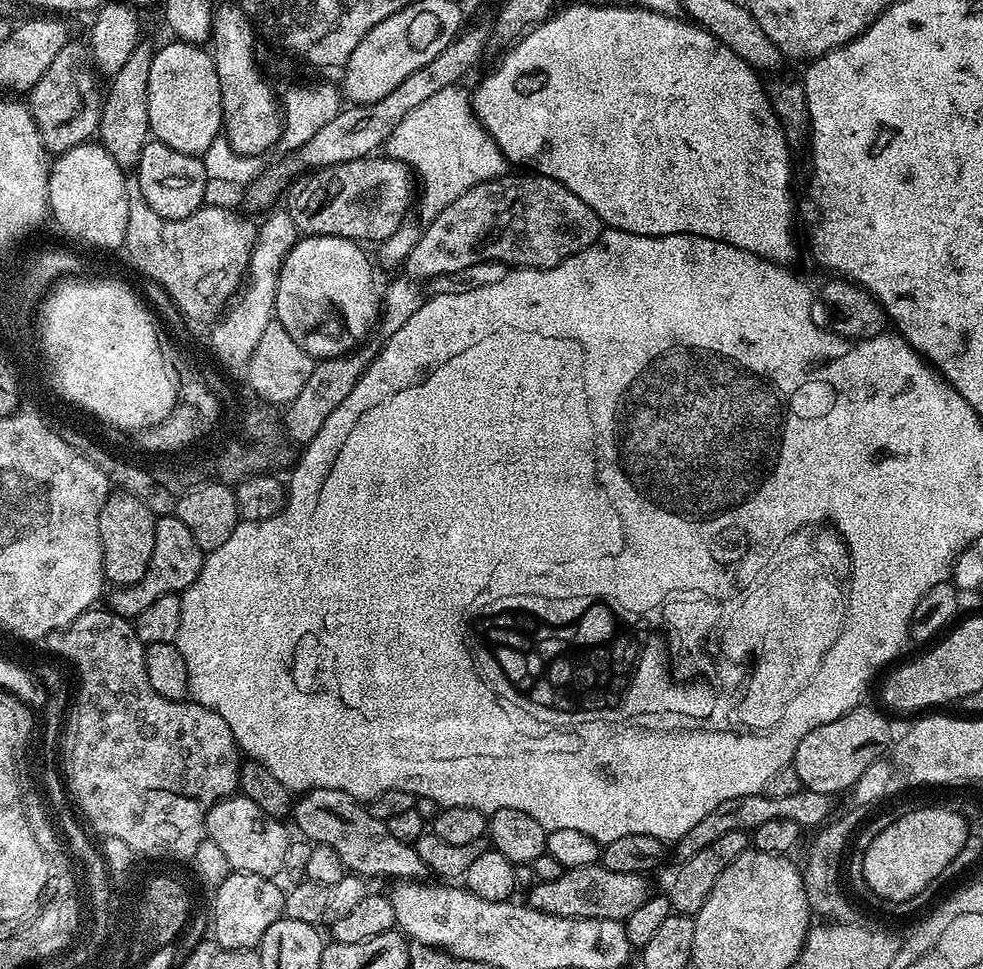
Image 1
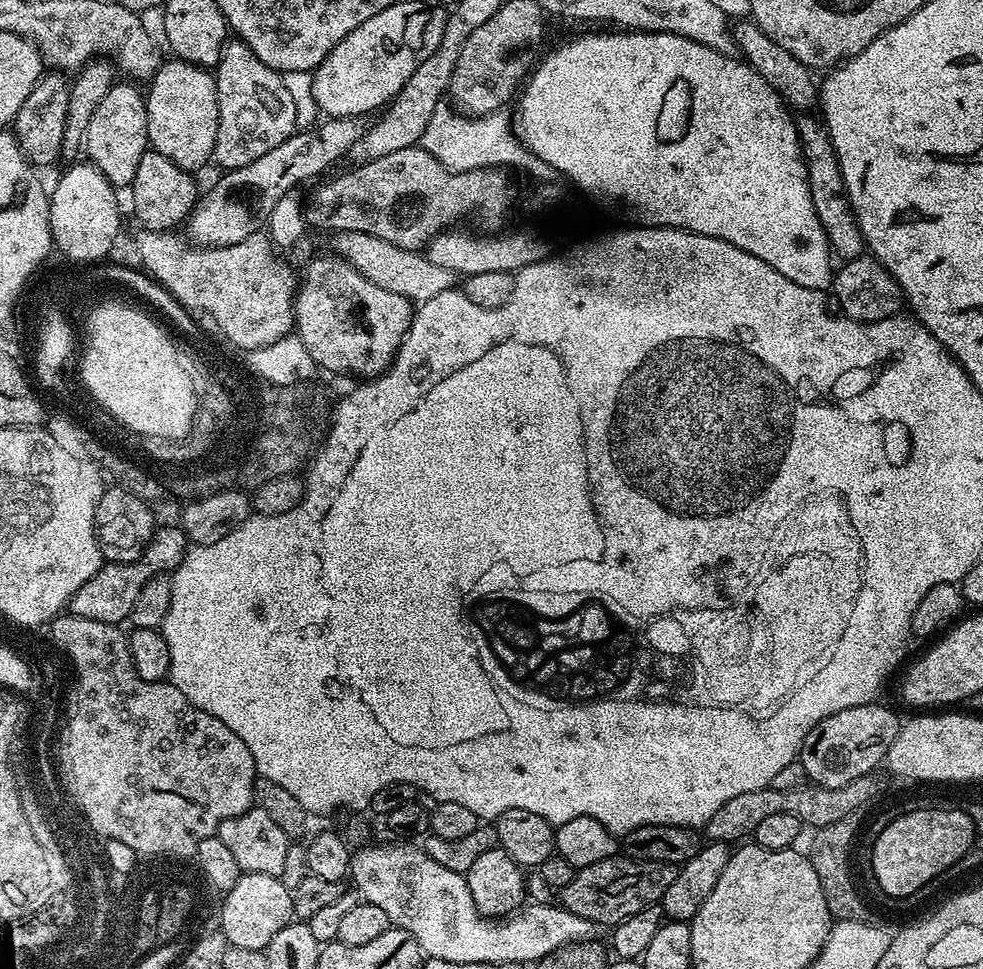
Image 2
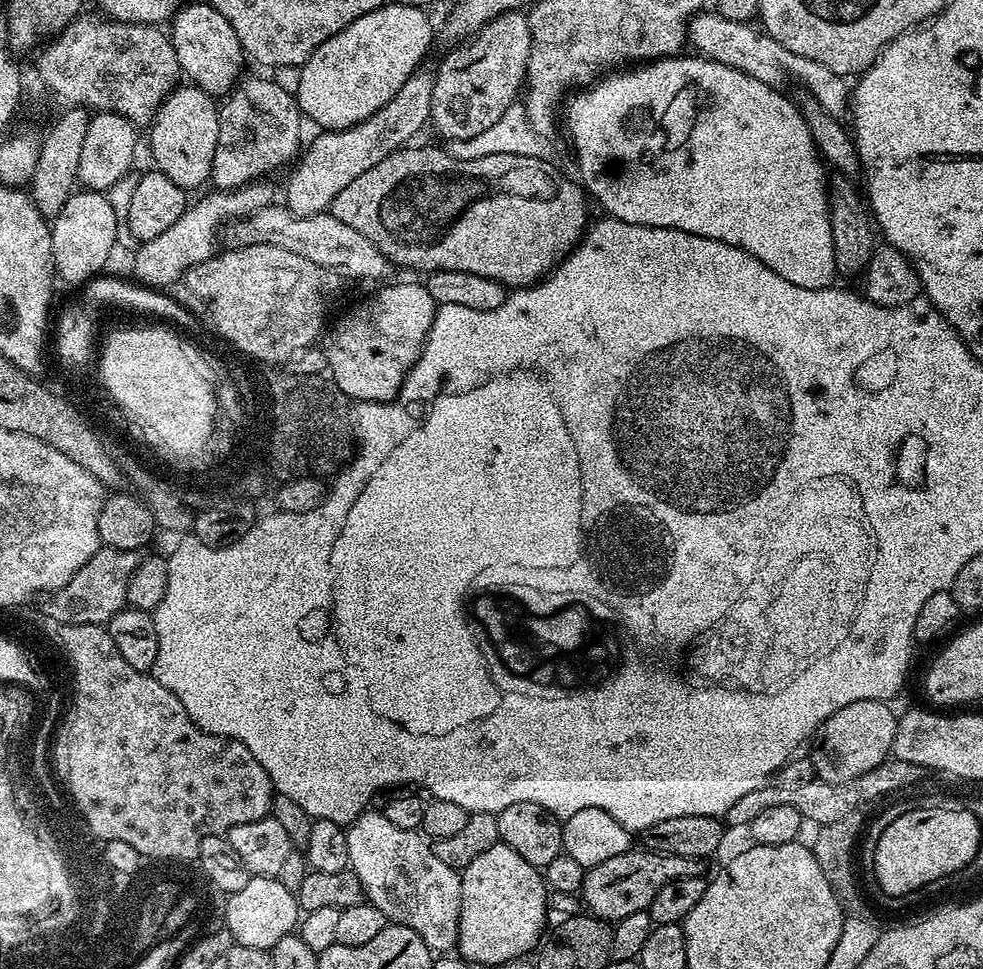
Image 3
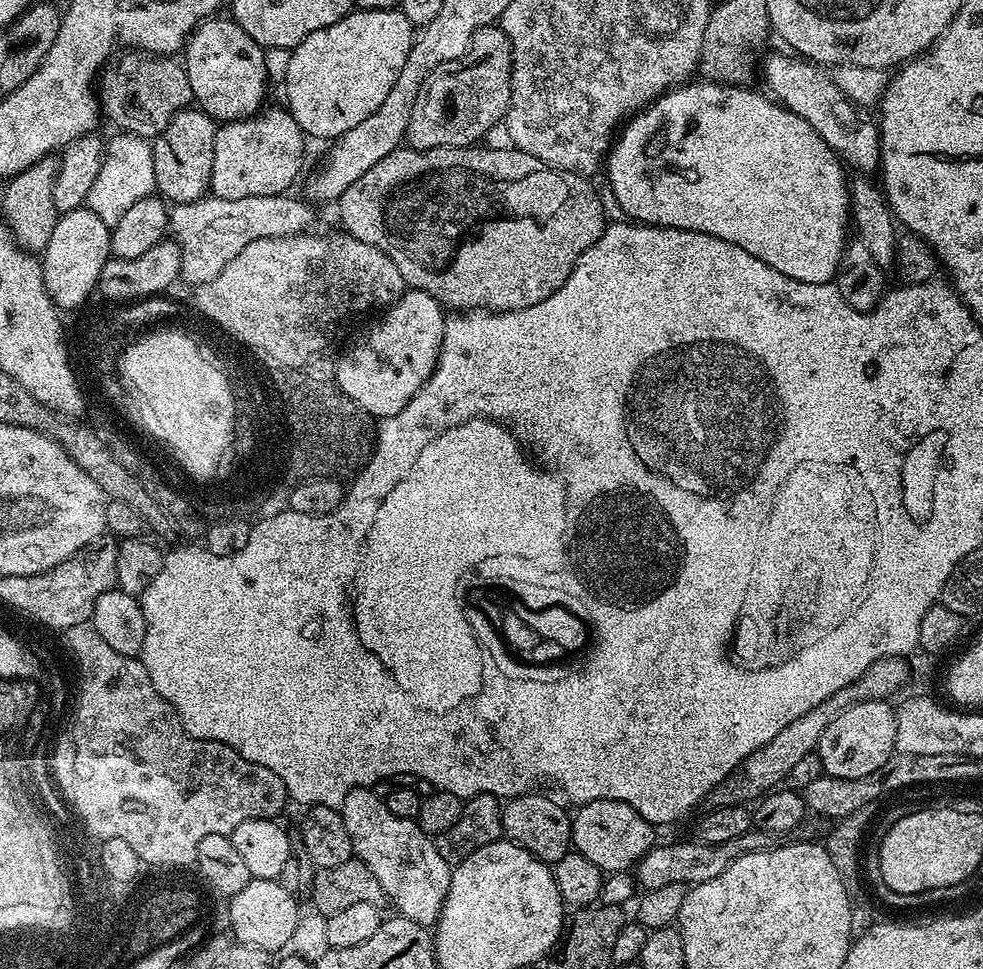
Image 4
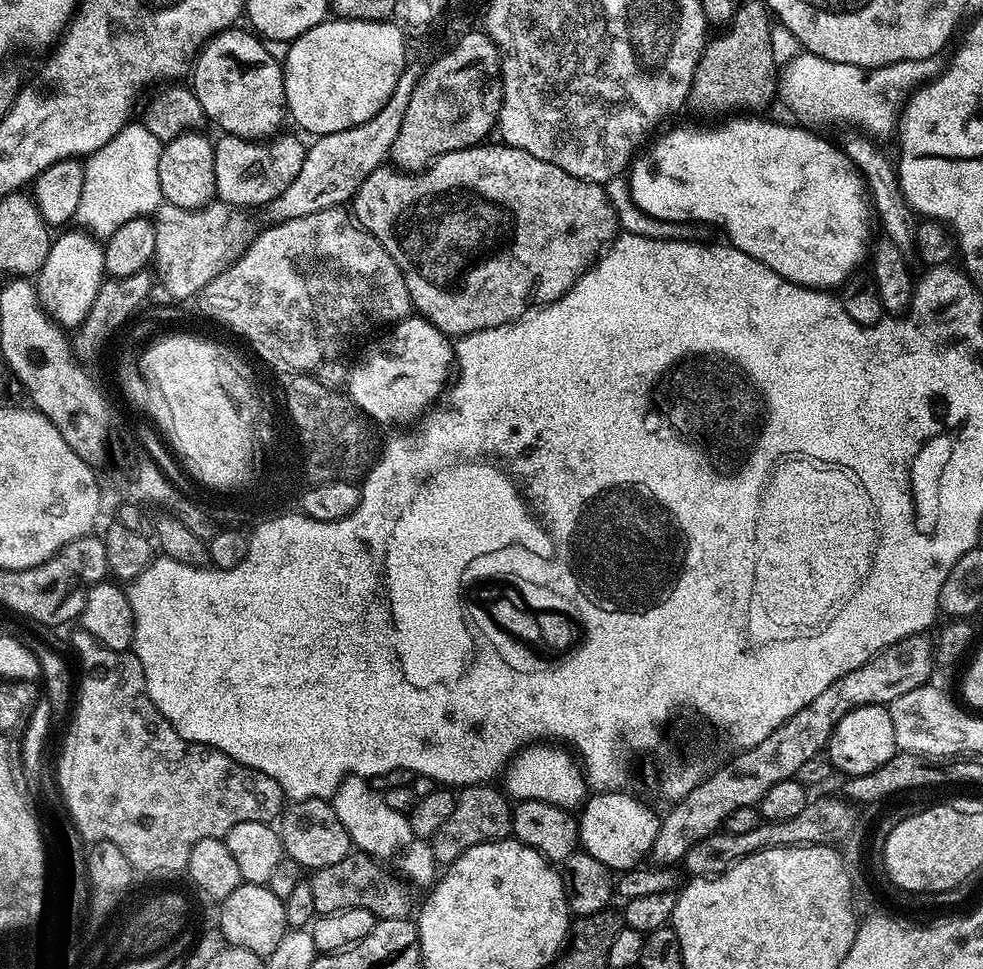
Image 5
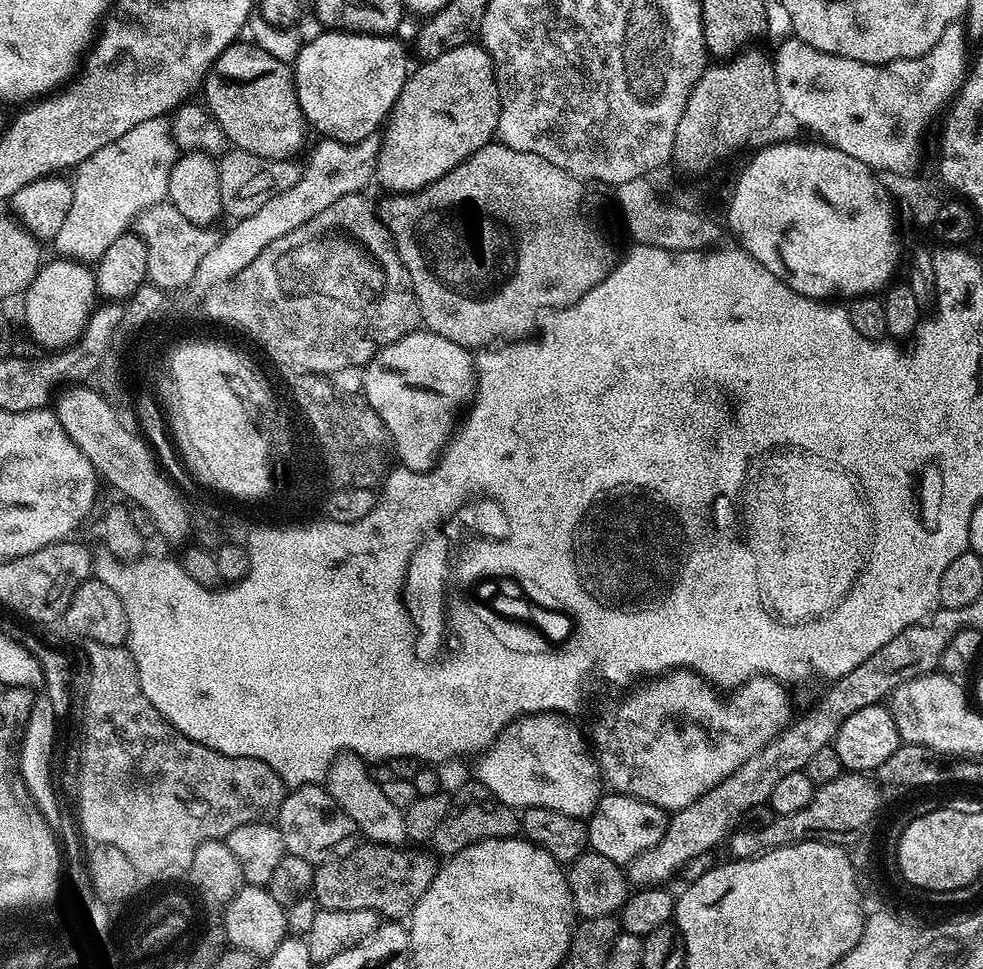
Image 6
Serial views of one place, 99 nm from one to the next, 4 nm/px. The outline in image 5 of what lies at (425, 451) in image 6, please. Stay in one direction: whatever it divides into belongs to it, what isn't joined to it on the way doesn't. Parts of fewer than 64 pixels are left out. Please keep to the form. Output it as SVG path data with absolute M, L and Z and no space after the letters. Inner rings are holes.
M407 316L372 342L346 387L359 408L376 412L383 419L408 420L415 412L427 413L435 400L445 395L454 372L454 344L423 316Z

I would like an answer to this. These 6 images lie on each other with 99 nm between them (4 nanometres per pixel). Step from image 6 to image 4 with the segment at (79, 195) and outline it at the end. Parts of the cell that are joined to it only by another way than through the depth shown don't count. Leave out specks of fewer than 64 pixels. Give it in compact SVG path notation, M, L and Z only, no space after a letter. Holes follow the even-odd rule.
M116 134L116 137L106 144L102 170L98 170L98 178L94 178L94 186L90 186L86 206L102 222L114 225L134 202L153 195L156 192L156 179L154 178L154 158L152 146L147 139L129 134Z

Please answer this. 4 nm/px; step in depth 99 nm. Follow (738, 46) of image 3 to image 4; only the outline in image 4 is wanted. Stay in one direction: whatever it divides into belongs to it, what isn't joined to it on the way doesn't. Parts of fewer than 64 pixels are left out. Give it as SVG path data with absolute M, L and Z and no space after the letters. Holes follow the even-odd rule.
M787 54L788 56L768 56L764 60L764 80L768 83L767 91L785 108L789 108L794 114L798 114L800 120L805 120L810 128L815 130L824 143L840 157L850 168L851 166L861 173L868 174L871 168L879 169L880 162L880 126L874 119L867 107L856 104L837 86L835 79L828 76L823 67L812 63L811 60L805 60L796 54Z

